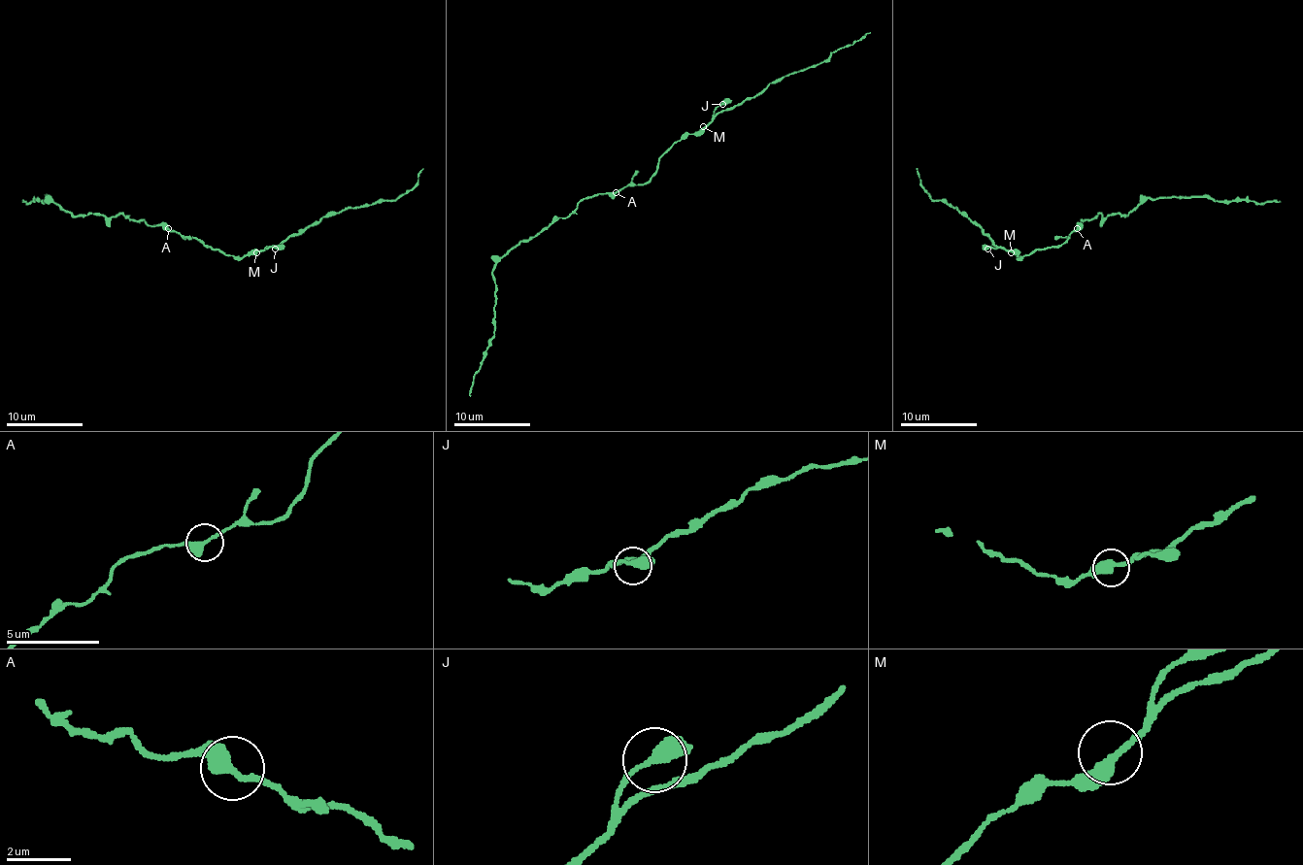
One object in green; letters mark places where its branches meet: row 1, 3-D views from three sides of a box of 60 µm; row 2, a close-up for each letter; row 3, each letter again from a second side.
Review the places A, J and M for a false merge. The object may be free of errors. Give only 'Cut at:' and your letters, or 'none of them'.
Cut at: A

